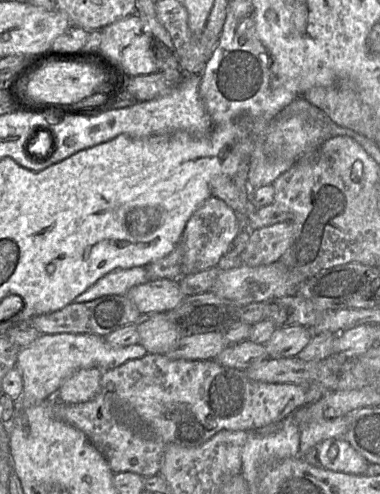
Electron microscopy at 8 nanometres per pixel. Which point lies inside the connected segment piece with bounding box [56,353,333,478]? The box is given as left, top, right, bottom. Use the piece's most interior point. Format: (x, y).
(144, 405)

